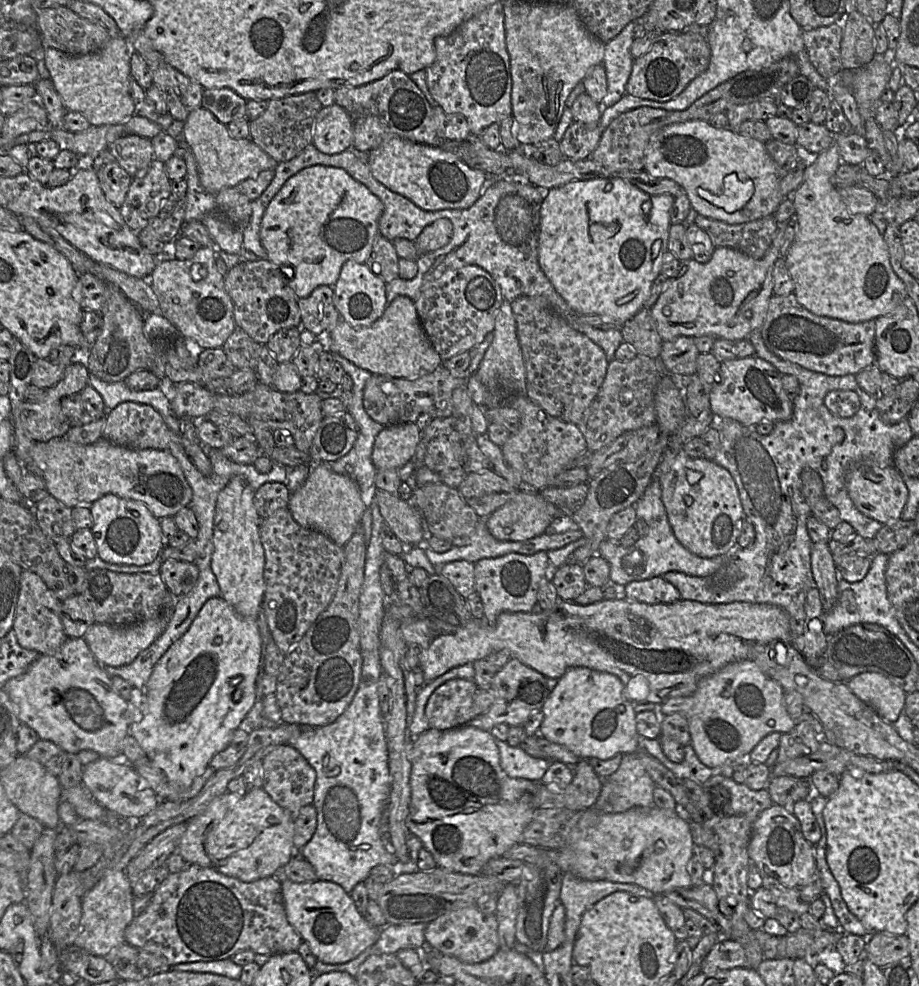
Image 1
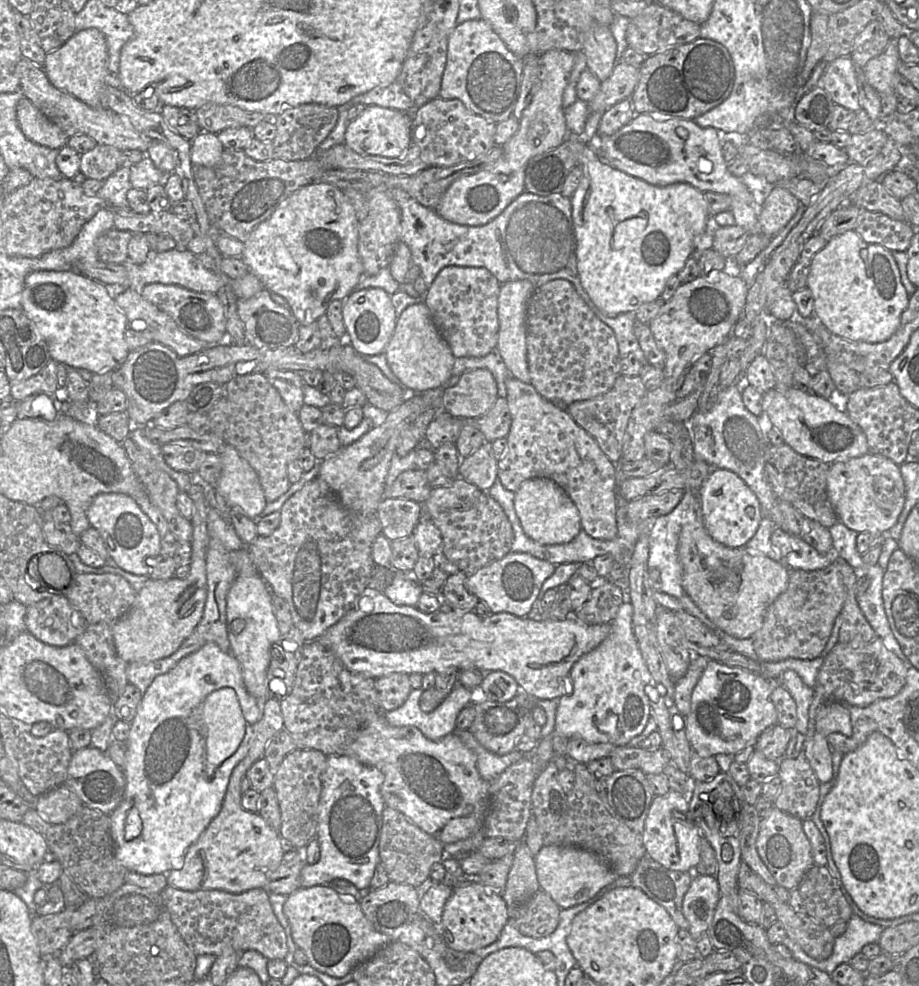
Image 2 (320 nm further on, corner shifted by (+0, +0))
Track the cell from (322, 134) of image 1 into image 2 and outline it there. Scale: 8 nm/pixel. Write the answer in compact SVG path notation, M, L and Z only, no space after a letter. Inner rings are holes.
M375 104L368 105L358 117L349 122L344 143L362 155L399 158L412 144L412 123L412 112L403 112Z

